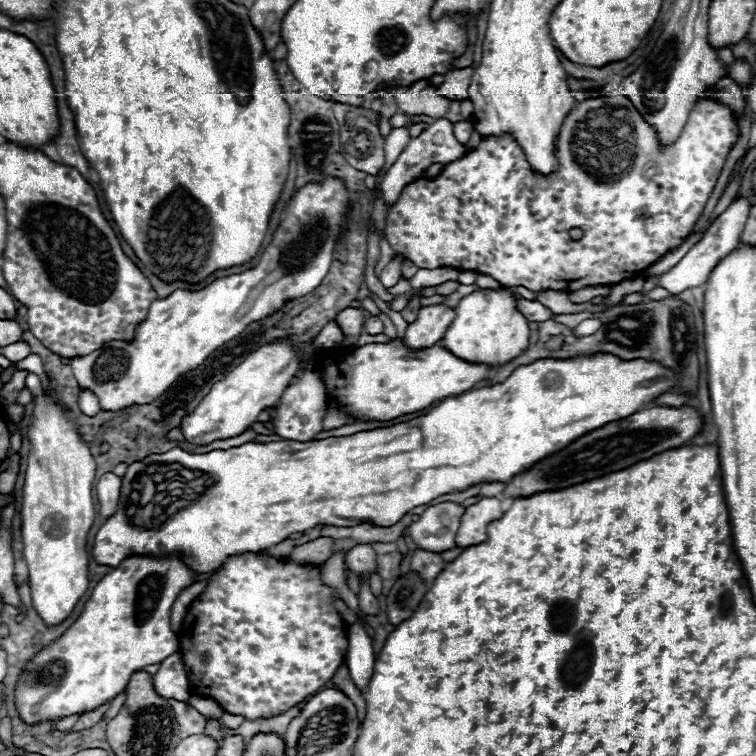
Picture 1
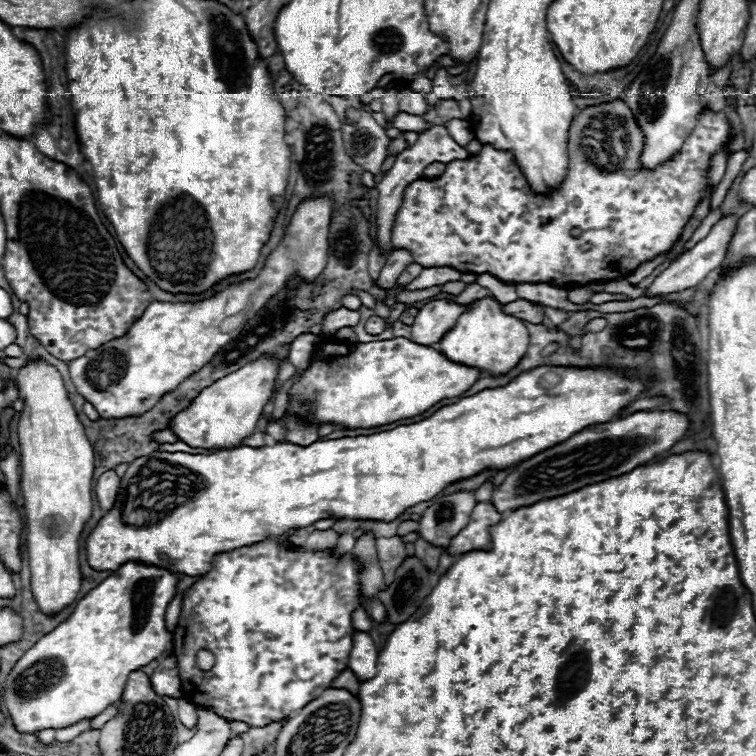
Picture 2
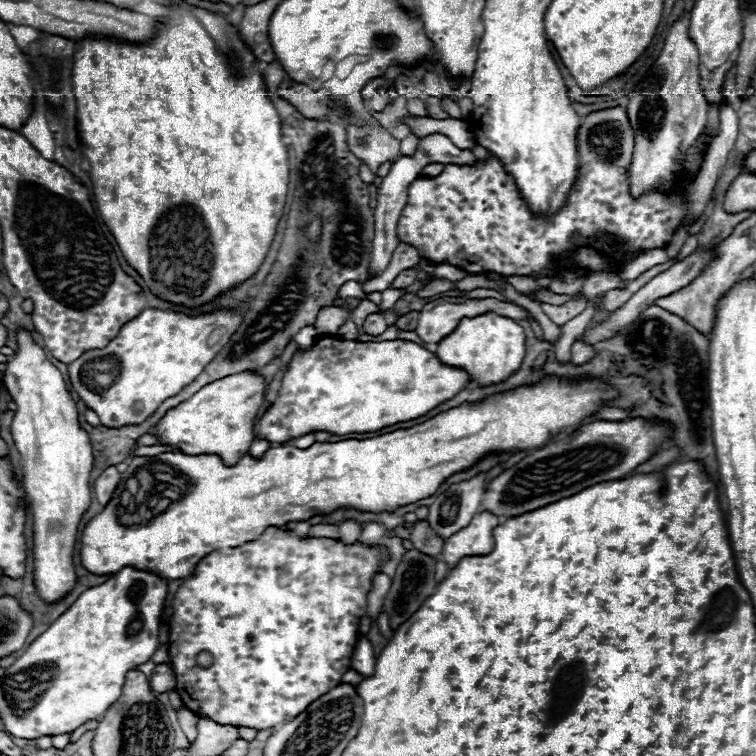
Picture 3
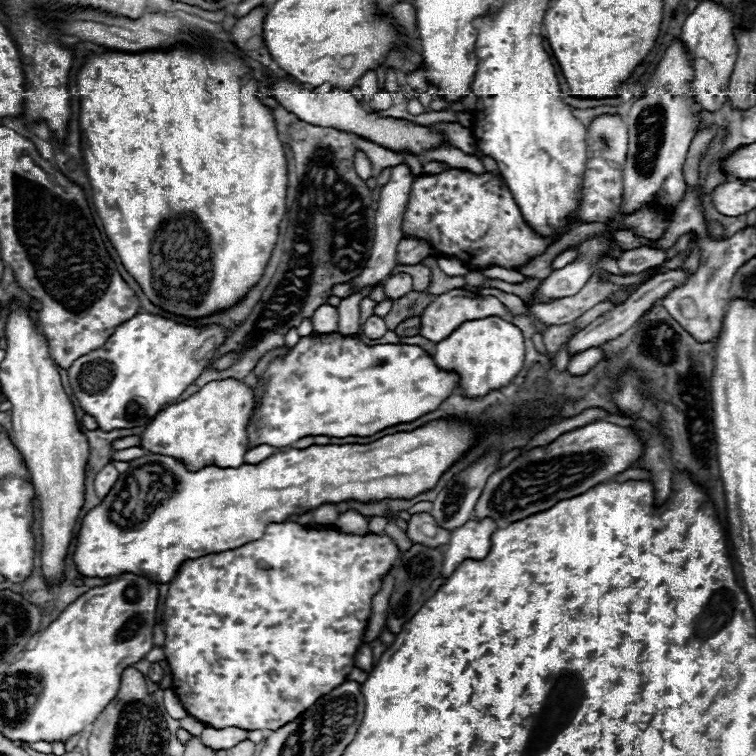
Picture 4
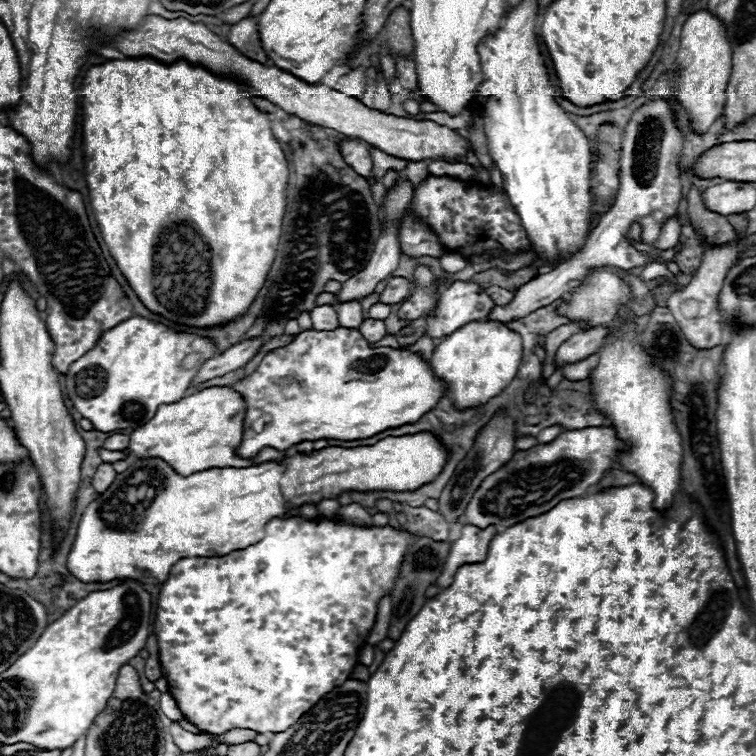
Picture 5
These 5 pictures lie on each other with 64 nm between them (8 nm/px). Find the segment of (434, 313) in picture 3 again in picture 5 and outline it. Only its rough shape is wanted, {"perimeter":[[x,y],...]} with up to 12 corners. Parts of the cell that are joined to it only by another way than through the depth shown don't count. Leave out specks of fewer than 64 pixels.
{"perimeter":[[472,280],[442,290],[430,338],[486,318],[494,302]]}

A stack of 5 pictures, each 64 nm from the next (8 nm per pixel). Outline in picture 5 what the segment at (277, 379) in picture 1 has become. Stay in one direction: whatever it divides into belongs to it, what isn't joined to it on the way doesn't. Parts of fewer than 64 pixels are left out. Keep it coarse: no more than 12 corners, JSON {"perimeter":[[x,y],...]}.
{"perimeter":[[230,386],[158,406],[126,458],[182,476],[255,465],[234,452],[246,404]]}

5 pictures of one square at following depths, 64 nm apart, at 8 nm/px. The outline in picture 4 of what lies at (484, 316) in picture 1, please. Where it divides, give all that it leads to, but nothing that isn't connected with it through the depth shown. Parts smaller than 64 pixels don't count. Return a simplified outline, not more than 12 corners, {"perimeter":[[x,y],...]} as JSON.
{"perimeter":[[468,320],[432,360],[464,398],[506,386],[524,362],[520,328]]}

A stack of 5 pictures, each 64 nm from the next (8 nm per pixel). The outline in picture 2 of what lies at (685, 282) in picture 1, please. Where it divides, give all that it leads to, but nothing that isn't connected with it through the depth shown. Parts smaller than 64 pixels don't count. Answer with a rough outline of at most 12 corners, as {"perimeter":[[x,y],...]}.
{"perimeter":[[722,218],[710,234],[656,276],[646,296],[698,286],[722,264],[736,232]]}

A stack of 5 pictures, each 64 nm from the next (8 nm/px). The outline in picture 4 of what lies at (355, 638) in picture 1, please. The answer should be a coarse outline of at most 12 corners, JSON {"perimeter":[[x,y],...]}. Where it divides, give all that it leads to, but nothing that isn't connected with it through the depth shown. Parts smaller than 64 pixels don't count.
{"perimeter":[[368,644],[358,648],[354,664],[358,668],[372,670],[372,648]]}

